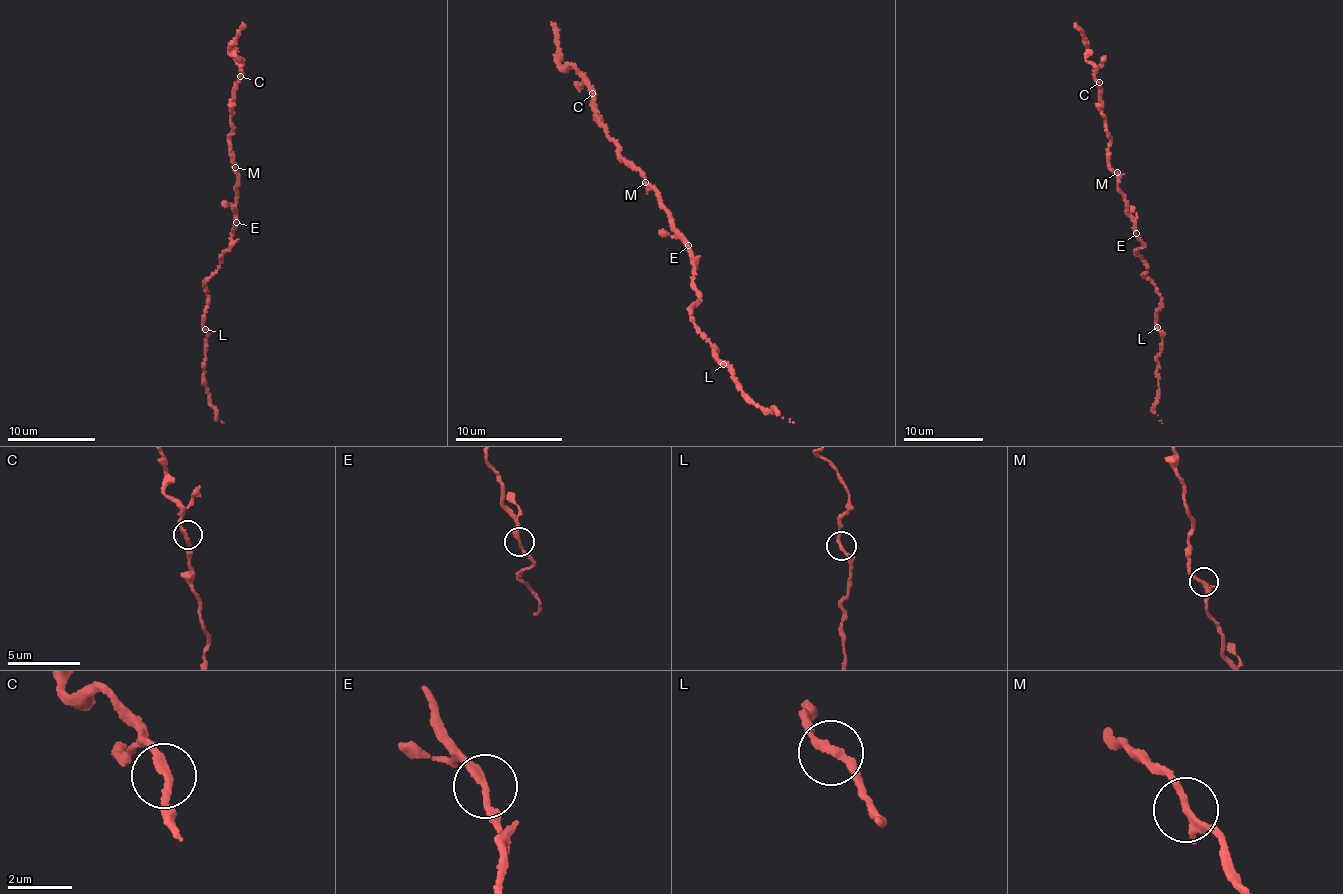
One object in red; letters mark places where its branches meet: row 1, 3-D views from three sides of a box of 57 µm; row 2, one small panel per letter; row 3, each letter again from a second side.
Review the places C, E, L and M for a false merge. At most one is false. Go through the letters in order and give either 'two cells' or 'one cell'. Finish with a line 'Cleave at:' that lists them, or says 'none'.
C: one cell
E: one cell
L: one cell
M: one cell
Cleave at: none

